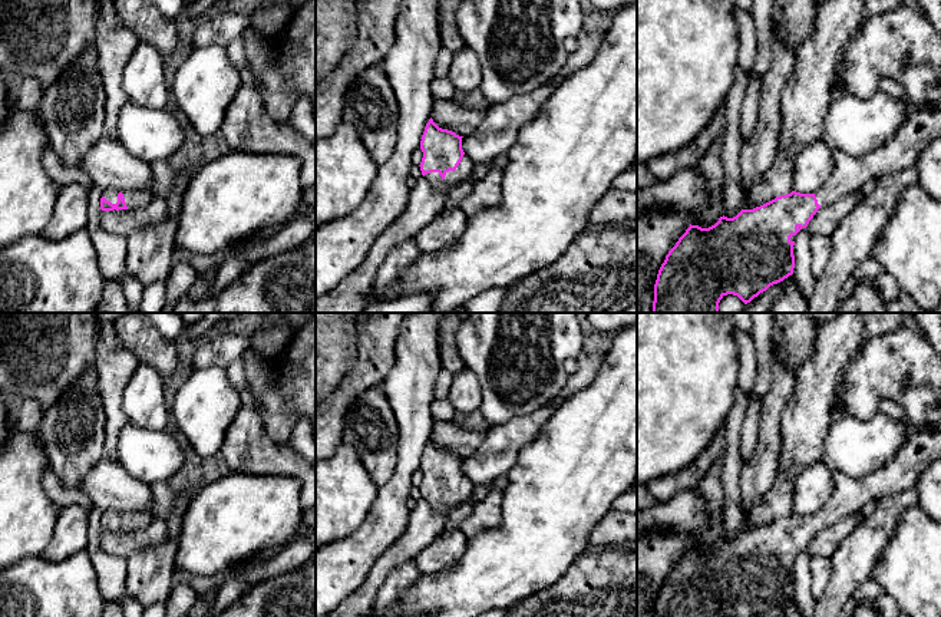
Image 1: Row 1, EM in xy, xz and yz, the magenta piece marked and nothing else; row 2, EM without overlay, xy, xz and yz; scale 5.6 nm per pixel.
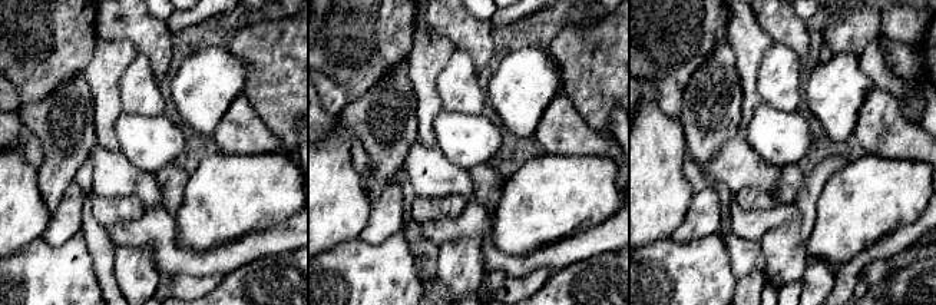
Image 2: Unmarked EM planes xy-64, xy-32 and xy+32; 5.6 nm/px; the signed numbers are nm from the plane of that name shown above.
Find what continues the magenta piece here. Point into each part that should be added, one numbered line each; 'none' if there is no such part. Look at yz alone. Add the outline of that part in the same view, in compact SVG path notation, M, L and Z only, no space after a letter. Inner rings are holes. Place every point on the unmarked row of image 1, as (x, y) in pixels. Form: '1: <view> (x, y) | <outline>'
1: yz (849, 494) | M927 428L911 435L909 441L897 452L897 455L882 468L861 478L836 472L833 476L833 492L829 501L815 515L821 528L841 521L845 515L858 512L866 502L882 499L915 486L918 478L931 466L932 462L941 459L941 429L931 432Z

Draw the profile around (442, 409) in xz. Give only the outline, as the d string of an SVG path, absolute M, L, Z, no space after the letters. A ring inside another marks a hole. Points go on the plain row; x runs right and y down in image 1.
M435 399L432 403L432 415L435 420L452 420L458 412L449 399Z

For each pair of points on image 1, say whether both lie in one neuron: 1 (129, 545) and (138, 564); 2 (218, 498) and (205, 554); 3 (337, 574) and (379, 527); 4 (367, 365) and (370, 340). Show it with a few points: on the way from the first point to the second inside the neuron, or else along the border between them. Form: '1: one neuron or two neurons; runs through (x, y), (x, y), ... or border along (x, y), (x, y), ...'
1: two neurons; border along (165, 541), (138, 550), (126, 558)
2: one neuron; runs through (218, 512), (218, 533), (213, 540)
3: one neuron; runs through (346, 563), (370, 538)
4: one neuron; runs through (370, 359), (370, 346)

